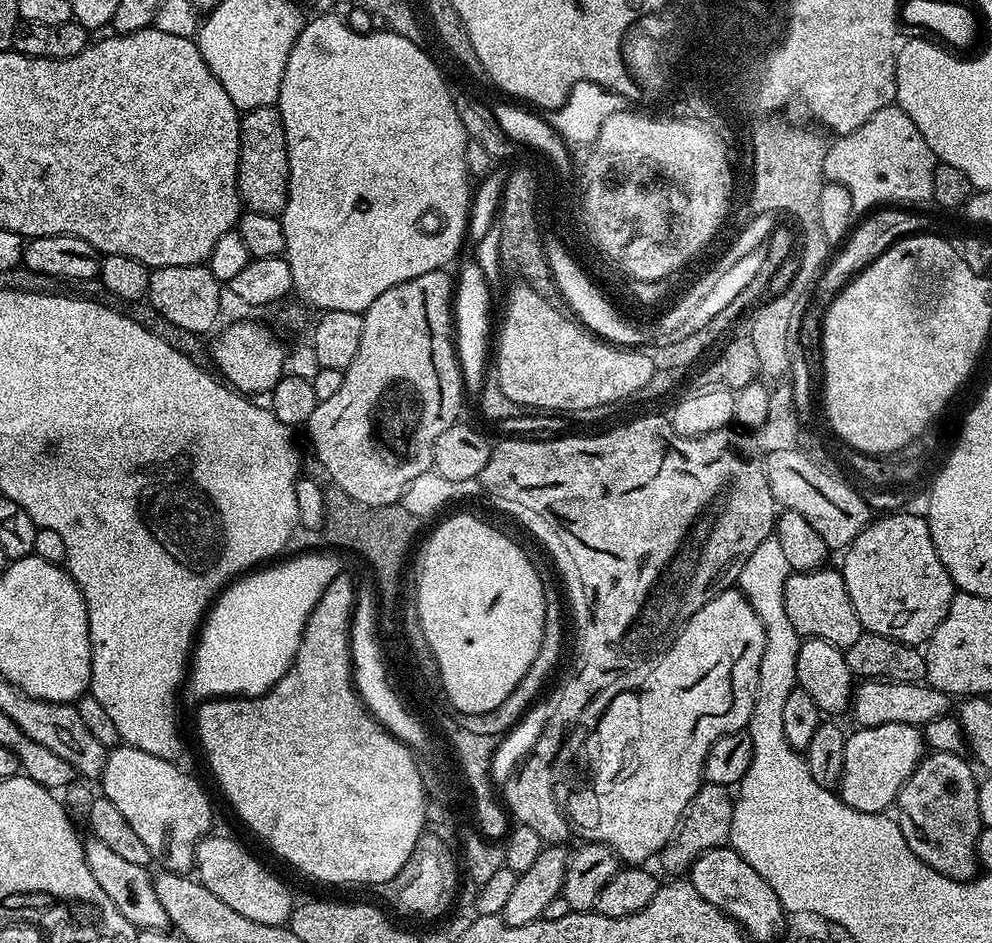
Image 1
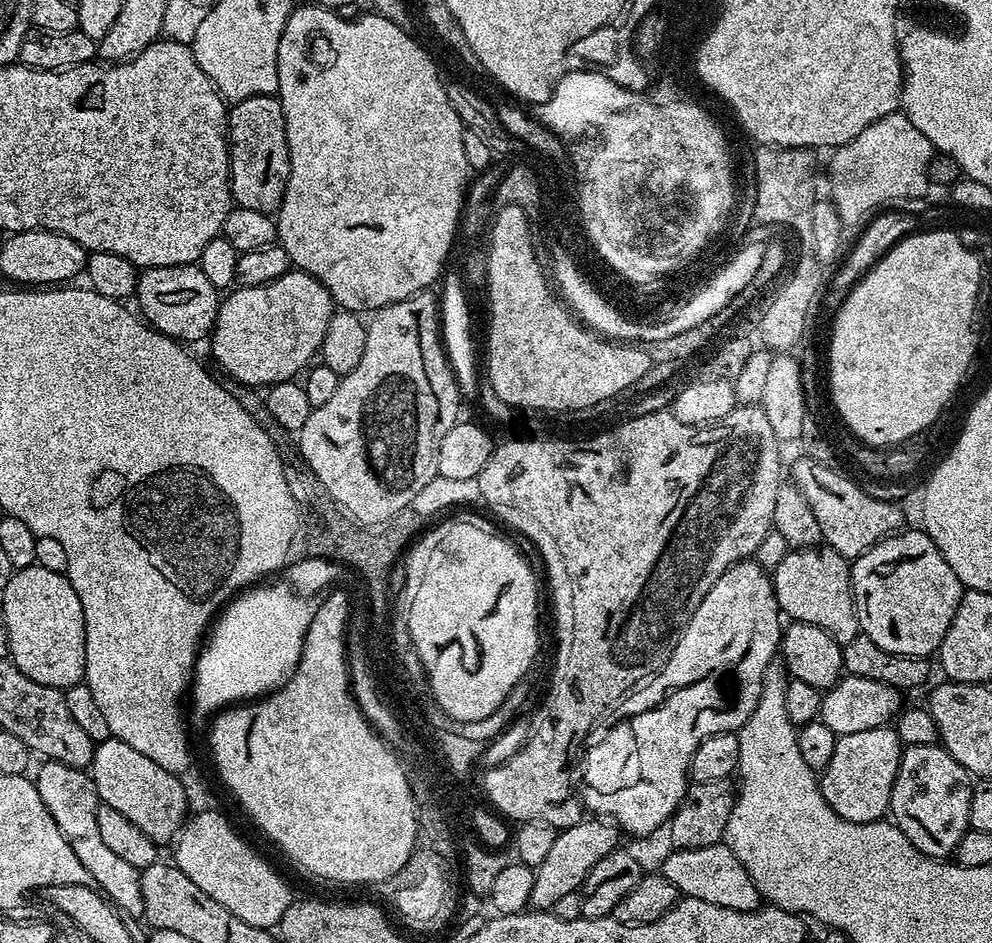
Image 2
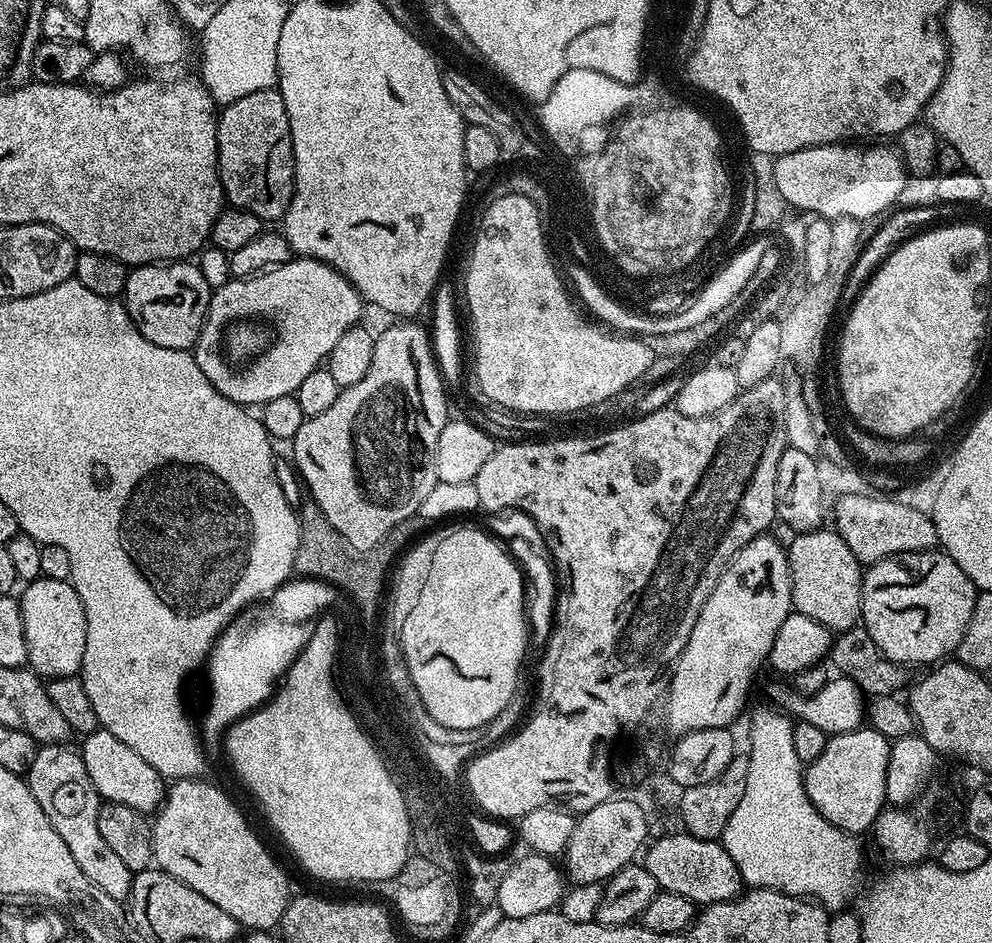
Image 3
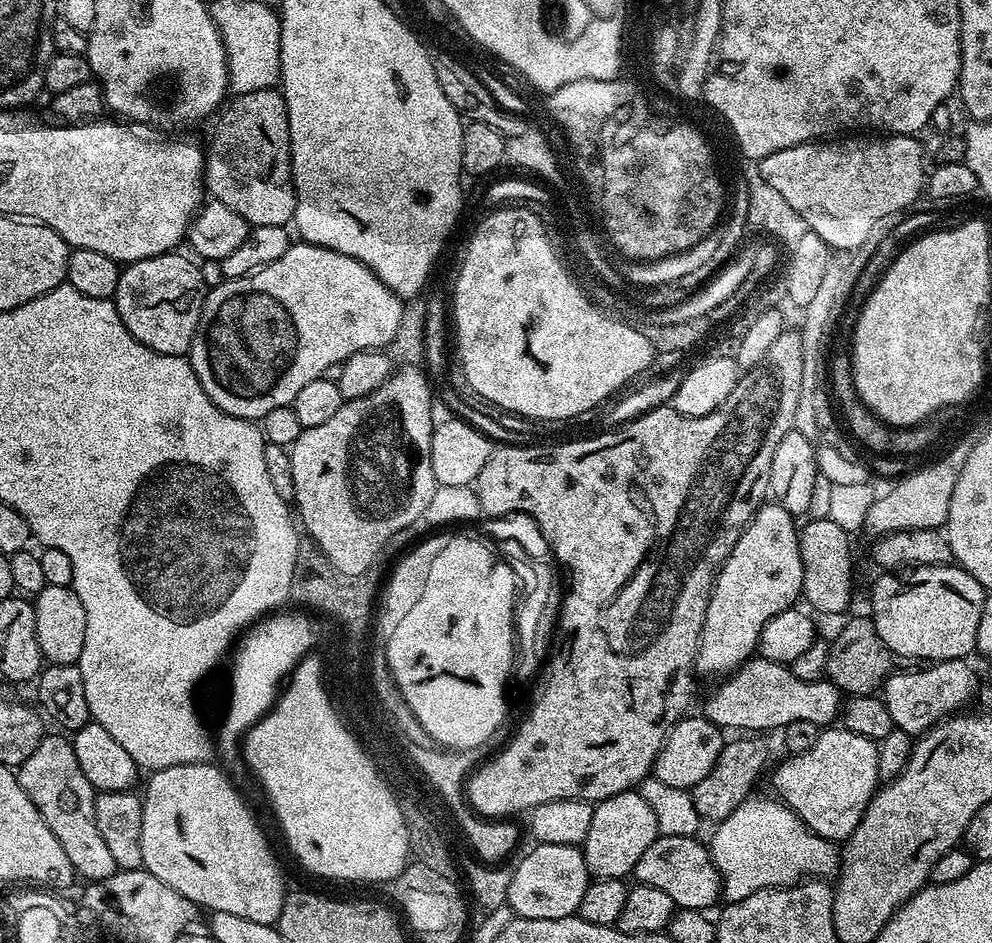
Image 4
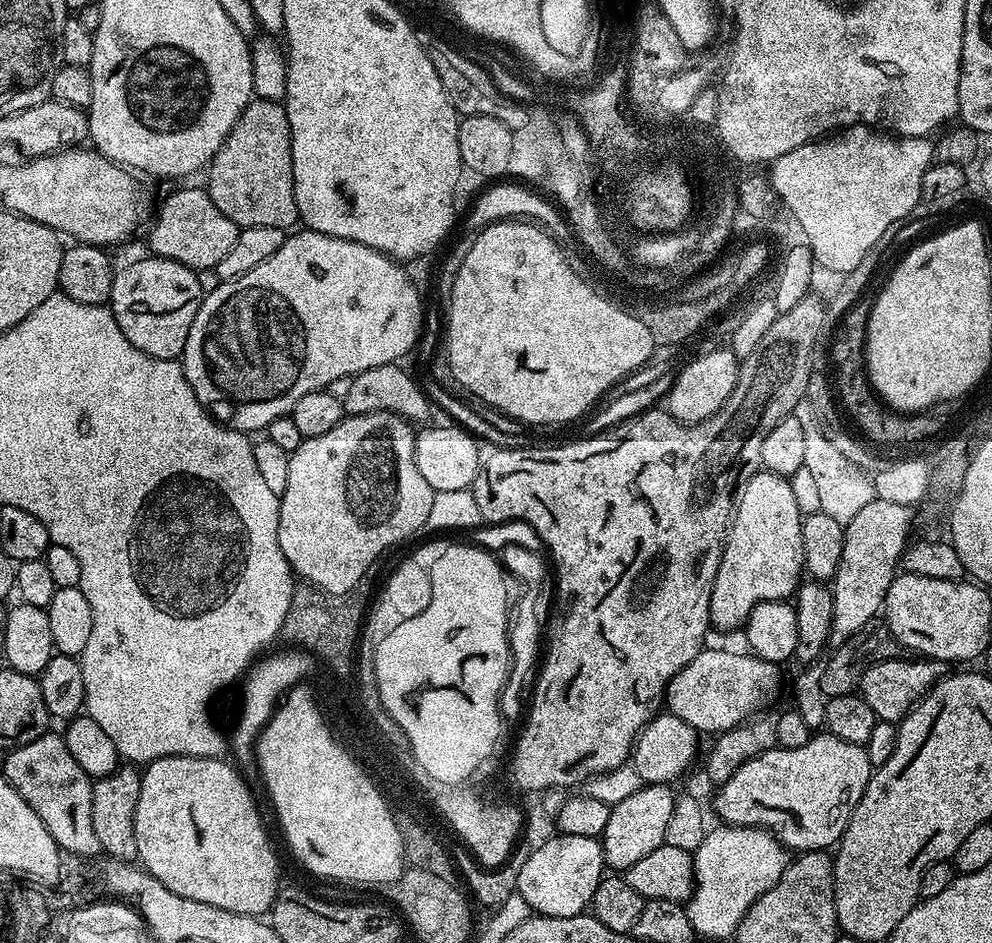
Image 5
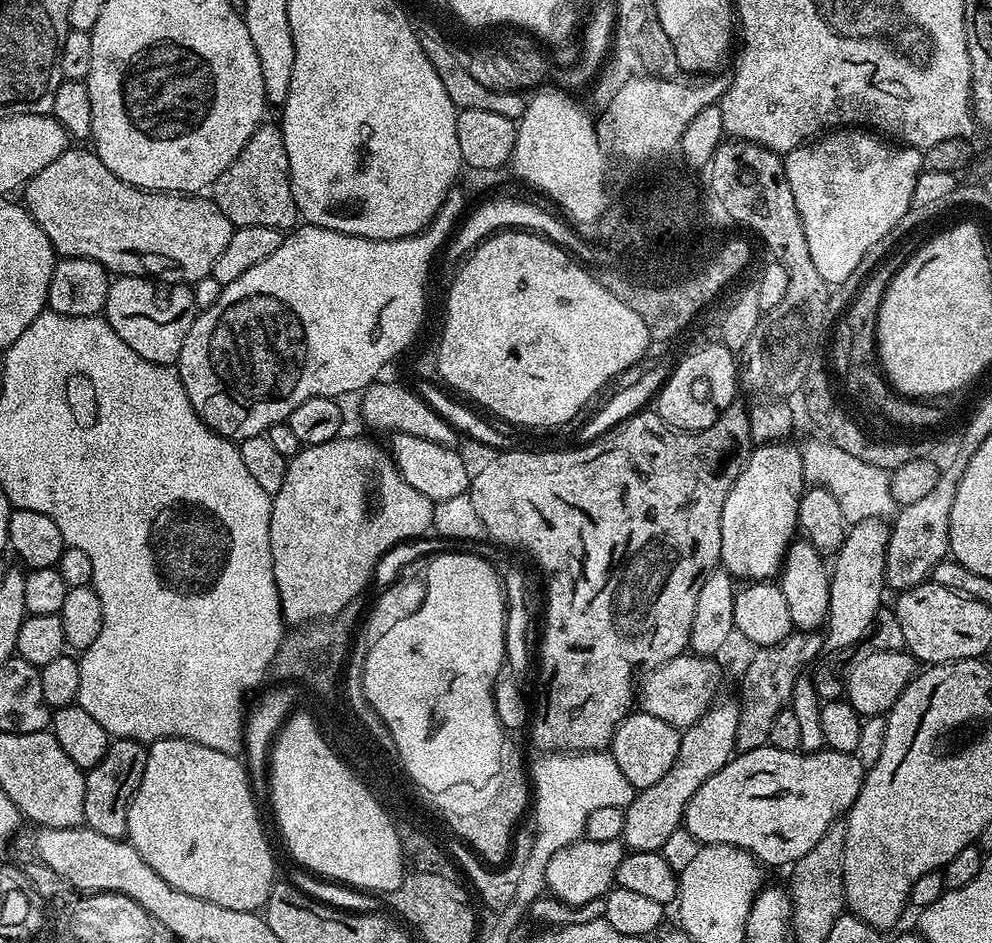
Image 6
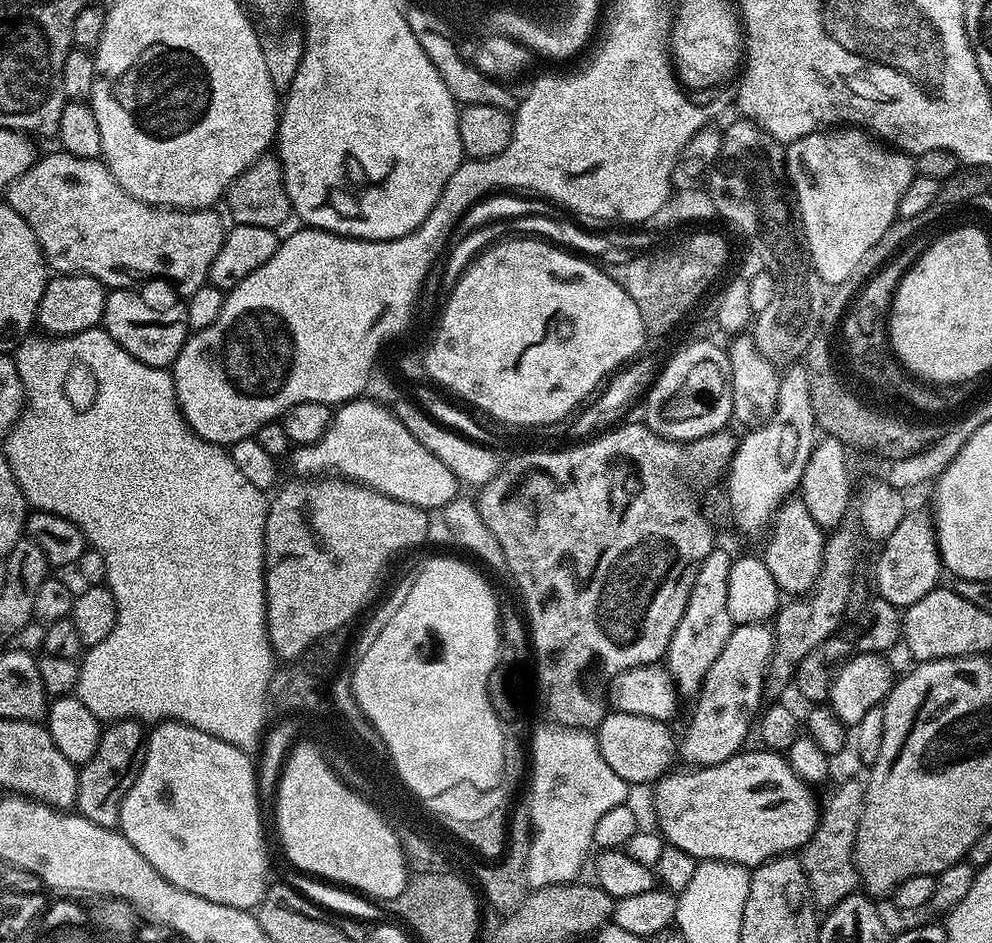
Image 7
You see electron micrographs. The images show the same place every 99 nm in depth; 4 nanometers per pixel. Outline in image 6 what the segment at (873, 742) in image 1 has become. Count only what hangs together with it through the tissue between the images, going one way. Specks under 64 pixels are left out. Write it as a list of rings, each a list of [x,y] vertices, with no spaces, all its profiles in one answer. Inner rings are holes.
[[[765,746],[741,752],[733,755],[718,774],[706,778],[706,782],[694,790],[694,798],[690,798],[684,811],[682,828],[701,846],[735,846],[756,857],[761,865],[791,866],[798,858],[810,854],[818,838],[822,838],[822,834],[826,834],[826,830],[830,830],[830,826],[847,813],[849,806],[858,798],[858,790],[862,790],[865,771],[864,763],[855,754],[836,752],[829,747],[819,752],[791,752]]]

